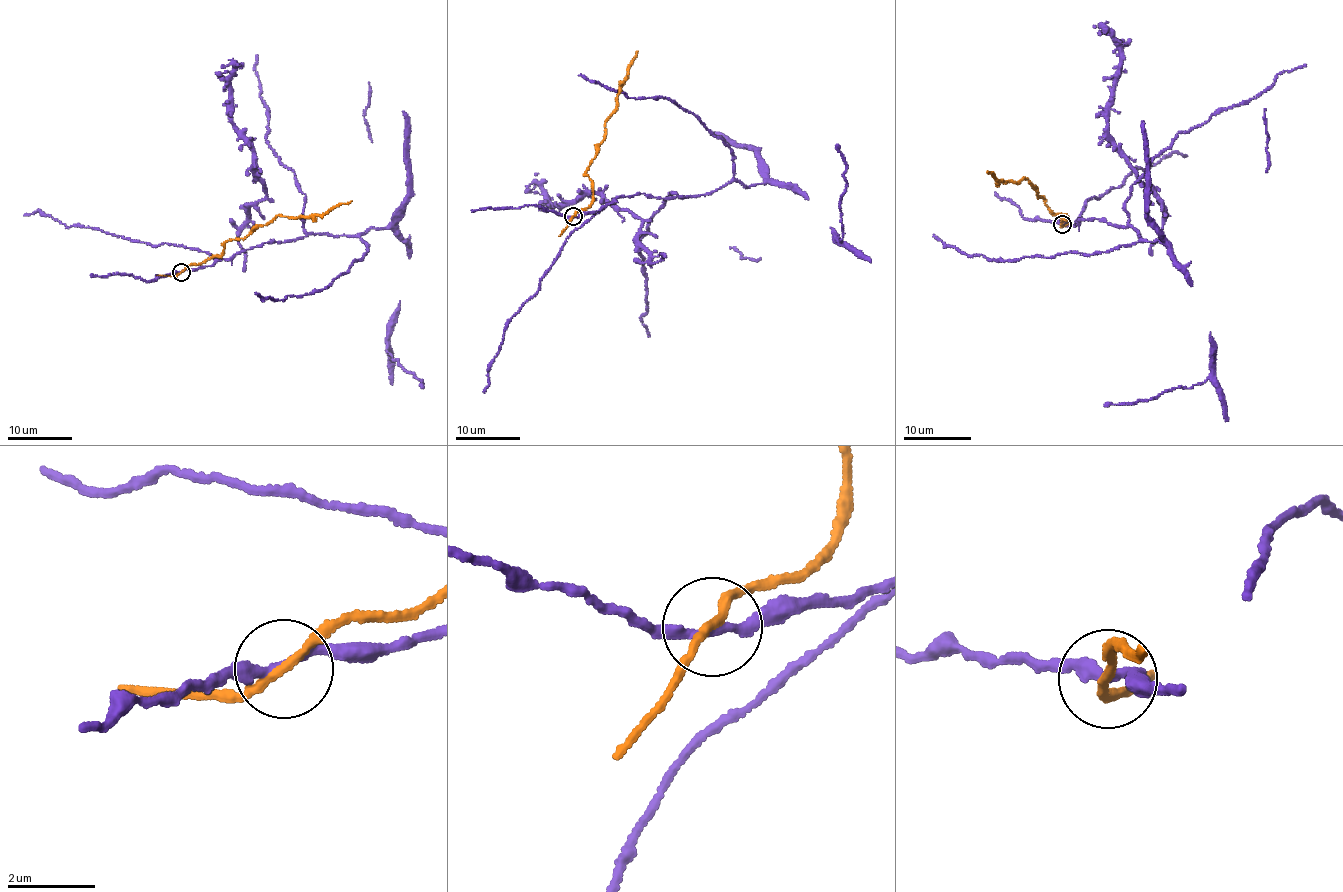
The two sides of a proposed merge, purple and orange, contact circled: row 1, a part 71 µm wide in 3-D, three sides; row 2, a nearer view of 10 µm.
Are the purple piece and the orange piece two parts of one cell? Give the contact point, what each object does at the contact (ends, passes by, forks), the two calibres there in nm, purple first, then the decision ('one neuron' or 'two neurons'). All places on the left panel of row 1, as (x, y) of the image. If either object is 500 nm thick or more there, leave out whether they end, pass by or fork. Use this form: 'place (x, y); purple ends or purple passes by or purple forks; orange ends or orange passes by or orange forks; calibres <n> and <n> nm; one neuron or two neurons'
place (181, 272); purple passes by; orange passes by; calibres 190 and 180 nm; two neurons

